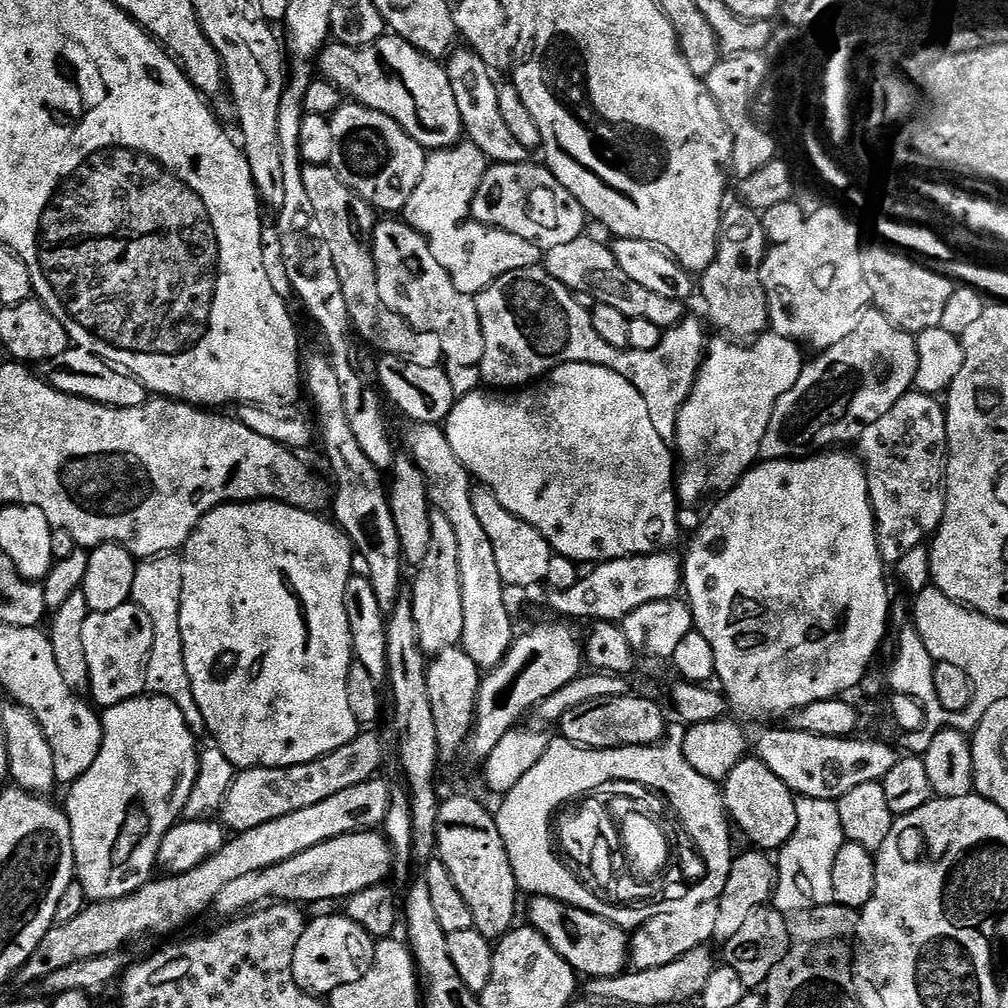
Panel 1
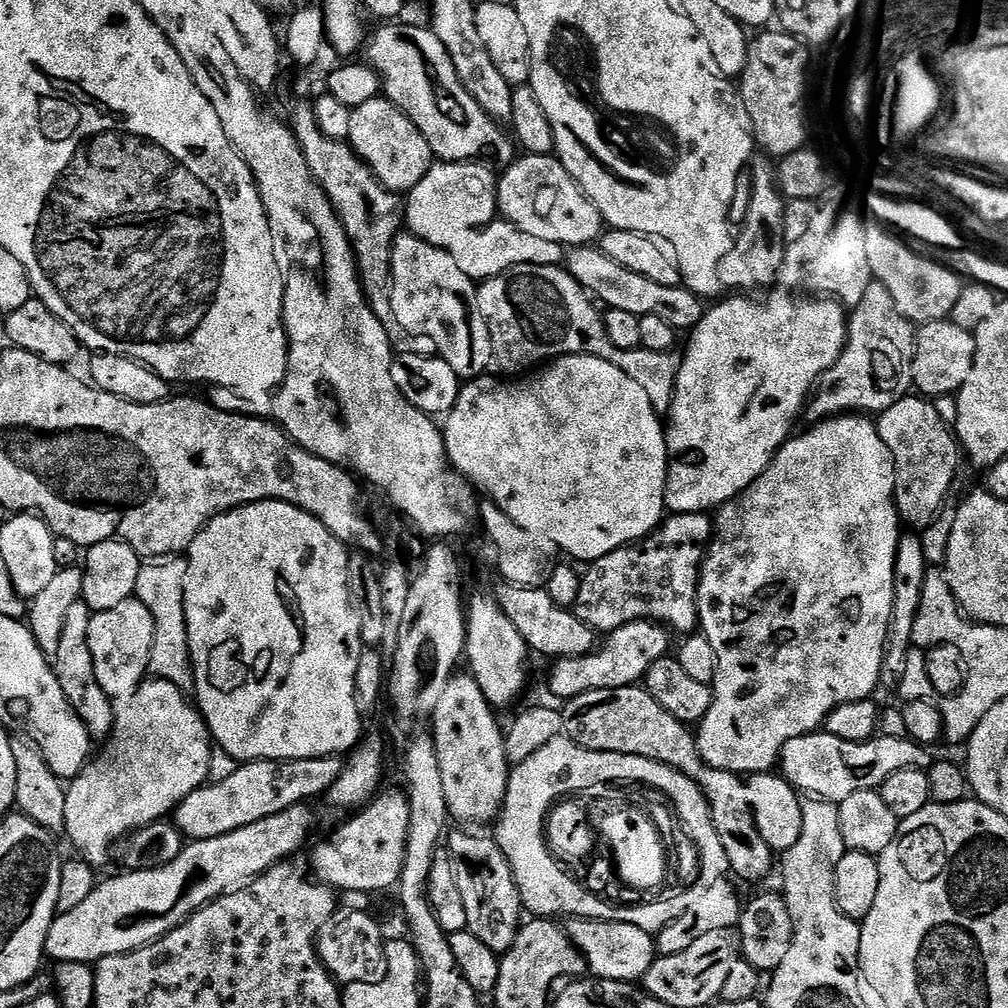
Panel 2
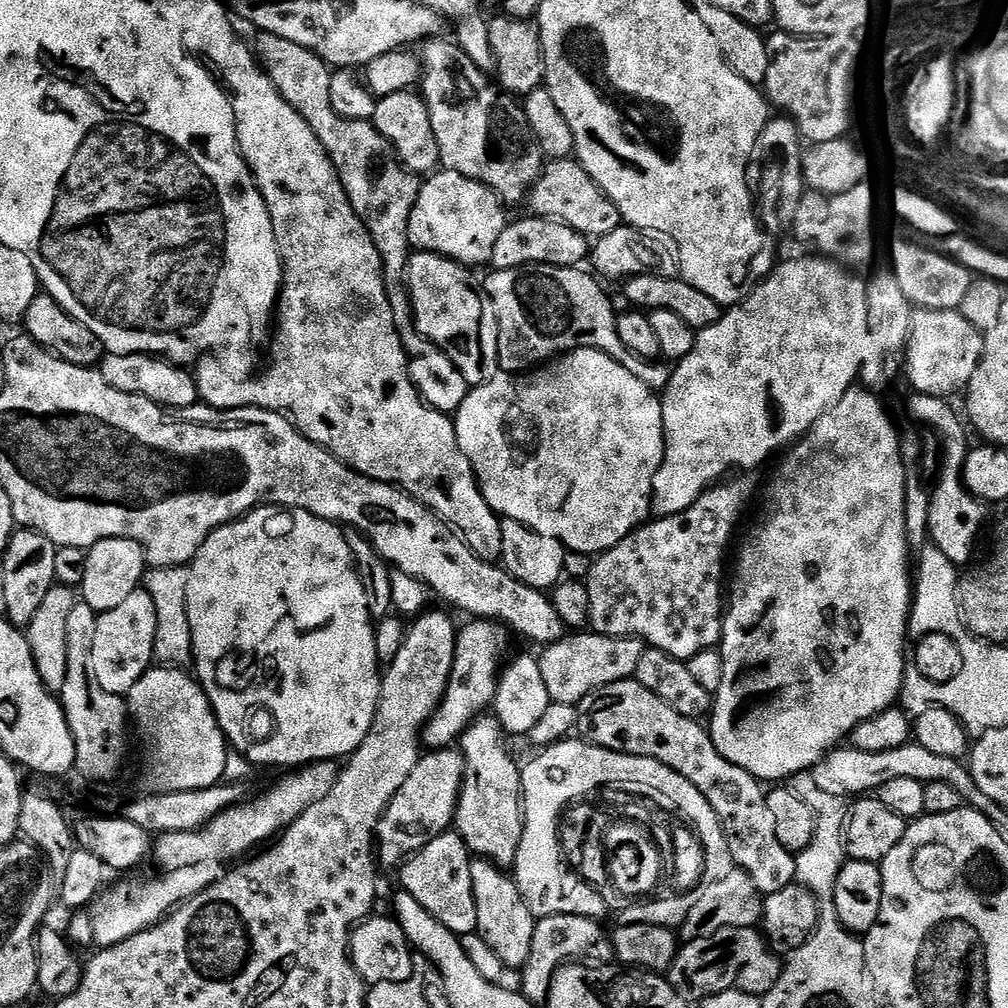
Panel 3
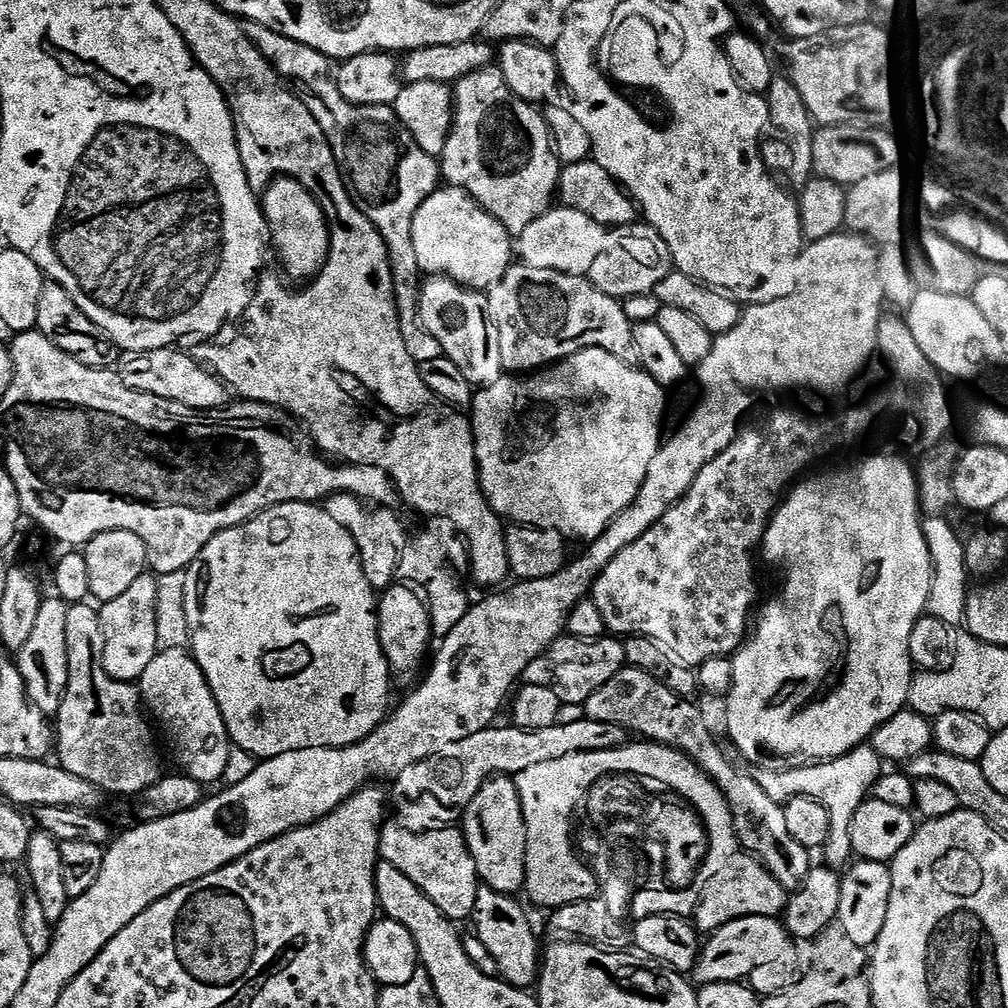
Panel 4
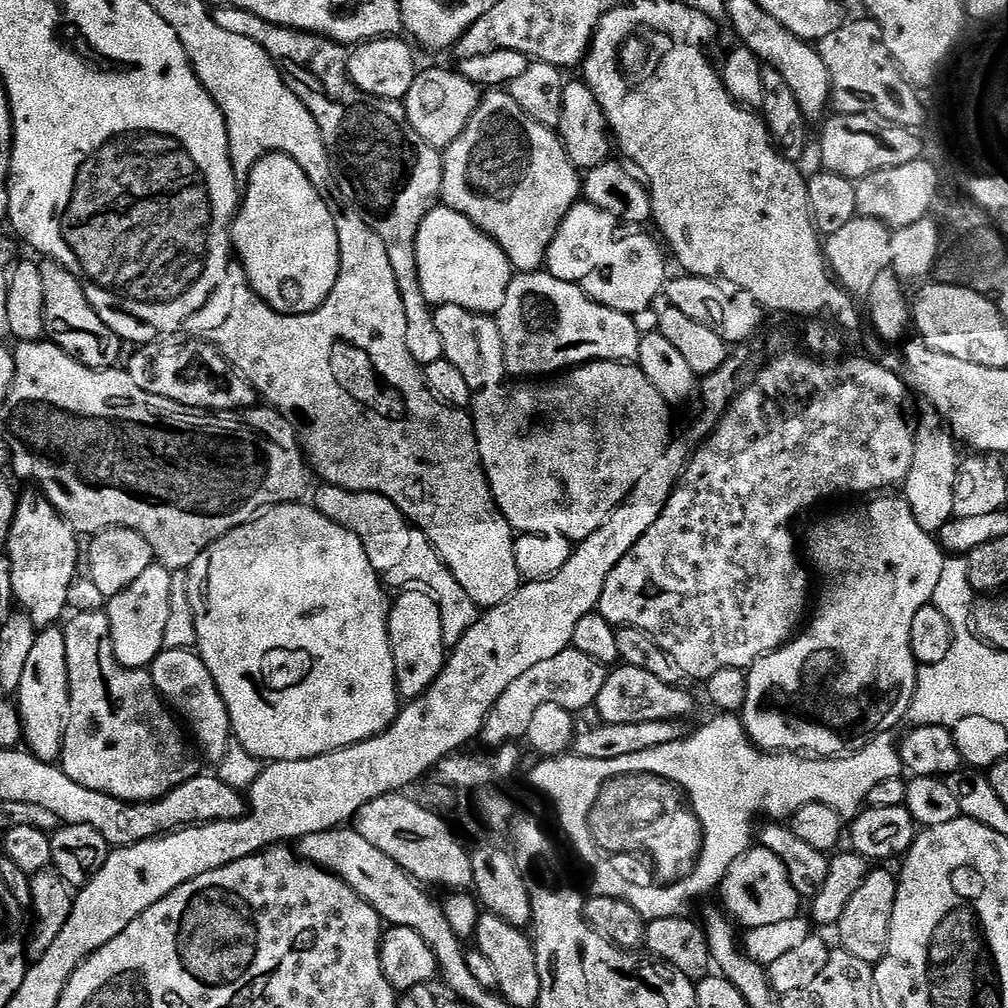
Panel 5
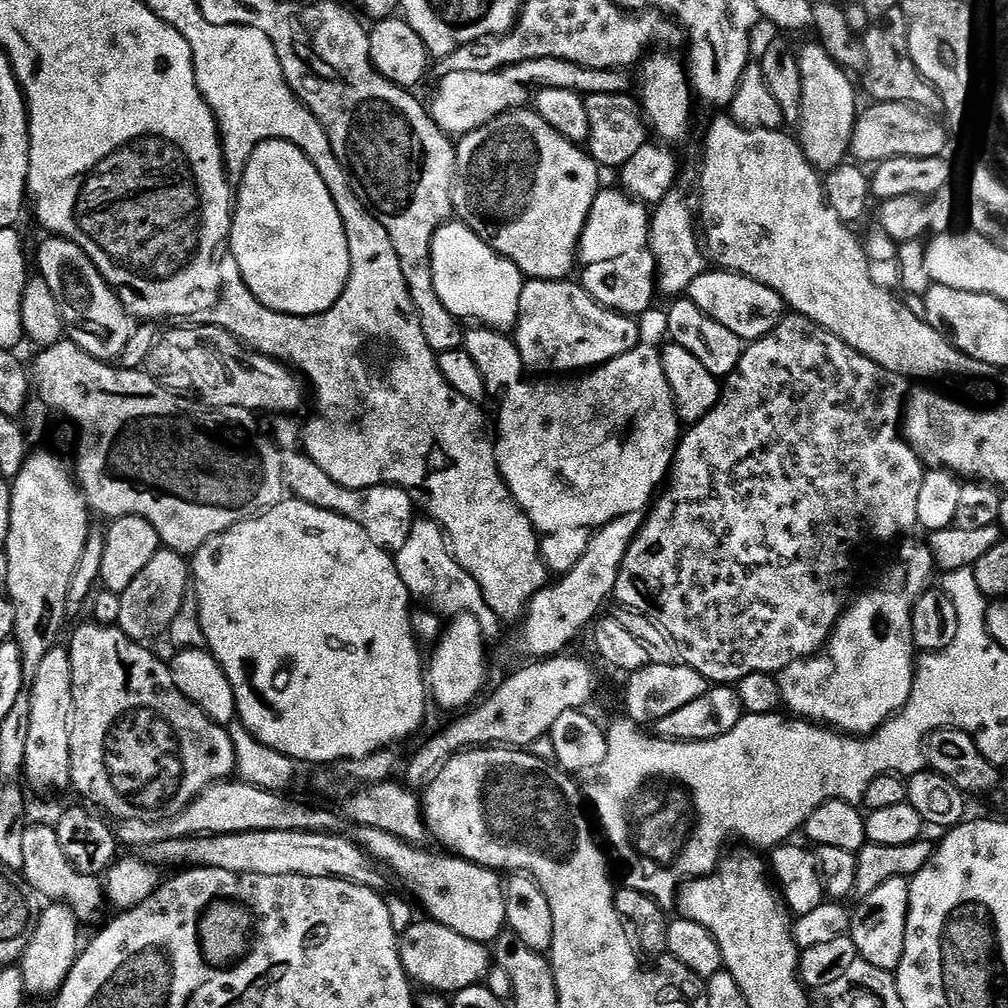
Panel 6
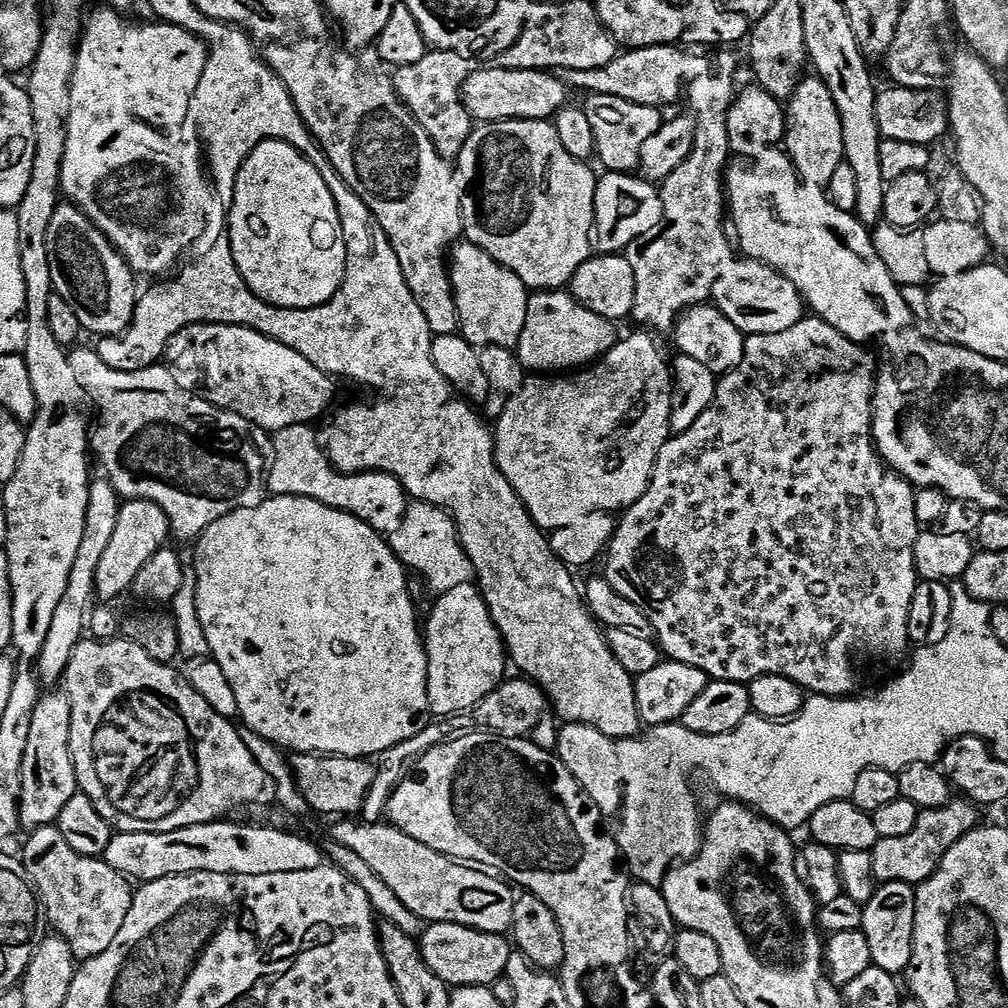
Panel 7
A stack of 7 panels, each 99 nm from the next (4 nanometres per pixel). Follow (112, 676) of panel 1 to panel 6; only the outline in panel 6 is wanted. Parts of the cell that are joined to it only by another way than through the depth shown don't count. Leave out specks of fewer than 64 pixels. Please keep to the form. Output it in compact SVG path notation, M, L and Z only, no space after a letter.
M161 550L155 552L150 558L150 562L146 562L146 566L142 566L142 570L138 574L138 578L134 578L134 582L130 582L130 586L126 586L124 592L119 593L120 605L118 606L118 618L116 624L124 631L124 635L130 640L137 642L152 642L155 636L163 637L169 626L174 622L176 616L181 615L184 604L184 595L190 592L190 564L181 553L169 552Z

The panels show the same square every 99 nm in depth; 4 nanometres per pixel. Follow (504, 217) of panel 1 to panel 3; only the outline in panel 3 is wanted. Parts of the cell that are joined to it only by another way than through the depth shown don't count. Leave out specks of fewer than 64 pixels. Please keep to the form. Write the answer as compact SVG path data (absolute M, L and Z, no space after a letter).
M575 158L553 160L543 165L536 183L526 197L526 204L532 207L531 215L542 220L556 220L581 232L589 238L606 236L622 227L620 211L610 198L586 174L584 167Z

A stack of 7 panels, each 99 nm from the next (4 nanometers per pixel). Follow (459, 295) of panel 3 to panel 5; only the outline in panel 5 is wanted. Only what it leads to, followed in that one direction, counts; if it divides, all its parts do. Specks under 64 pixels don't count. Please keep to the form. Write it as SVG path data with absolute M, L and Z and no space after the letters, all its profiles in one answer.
M454 304L439 305L435 309L435 325L442 336L445 359L458 367L468 388L474 392L491 384L505 381L505 350L500 327L493 317Z

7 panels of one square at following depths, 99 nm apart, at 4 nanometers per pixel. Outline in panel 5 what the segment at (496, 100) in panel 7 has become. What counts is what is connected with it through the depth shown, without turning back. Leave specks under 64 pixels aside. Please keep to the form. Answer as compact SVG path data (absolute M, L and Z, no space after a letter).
M428 68L417 71L408 95L402 100L410 122L433 144L435 148L447 150L466 130L474 110L480 104L481 89L470 78L463 76L459 70L452 72L448 68Z

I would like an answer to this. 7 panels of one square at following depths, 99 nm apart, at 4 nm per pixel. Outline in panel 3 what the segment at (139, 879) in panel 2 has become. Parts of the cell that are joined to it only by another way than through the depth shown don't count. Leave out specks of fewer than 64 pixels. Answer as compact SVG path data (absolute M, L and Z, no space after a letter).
M219 859L198 862L196 866L182 866L182 870L164 872L157 880L144 880L141 884L120 884L108 892L108 897L97 899L91 906L77 911L66 936L73 945L96 943L97 949L109 948L134 934L157 924L183 900L208 888L220 880L222 866Z

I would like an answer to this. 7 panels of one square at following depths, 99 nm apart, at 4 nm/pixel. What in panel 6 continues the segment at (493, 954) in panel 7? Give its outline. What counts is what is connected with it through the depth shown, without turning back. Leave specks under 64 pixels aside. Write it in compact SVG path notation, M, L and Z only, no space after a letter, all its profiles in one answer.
M431 918L414 922L399 937L400 962L413 985L437 994L455 994L463 988L475 988L493 967L494 956L488 944L480 944L470 938L462 938L454 930L436 923Z

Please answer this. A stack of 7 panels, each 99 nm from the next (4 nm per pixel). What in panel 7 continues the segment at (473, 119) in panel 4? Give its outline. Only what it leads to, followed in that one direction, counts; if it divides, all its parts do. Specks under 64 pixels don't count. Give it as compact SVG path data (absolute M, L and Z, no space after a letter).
M498 120L495 122L484 122L472 128L468 140L460 144L460 157L454 160L454 175L458 186L458 202L460 213L464 223L463 239L467 243L478 246L490 258L494 258L506 270L510 270L529 290L560 290L564 284L572 284L575 281L575 272L583 263L589 260L594 252L594 221L596 209L596 182L597 173L592 173L587 163L576 160L566 152L562 146L555 123L547 120Z

